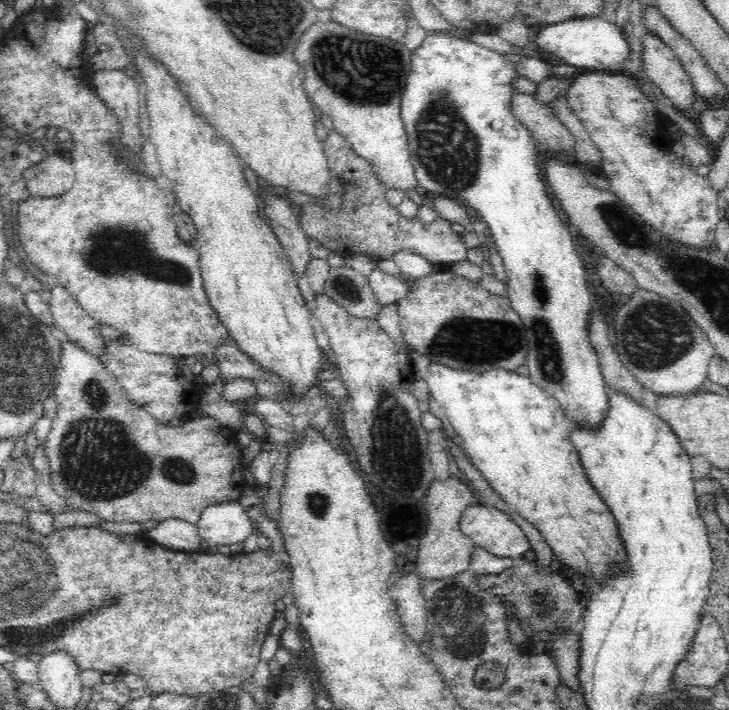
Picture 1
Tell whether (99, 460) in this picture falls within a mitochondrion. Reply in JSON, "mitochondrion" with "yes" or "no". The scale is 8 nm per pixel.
{"mitochondrion":"yes"}

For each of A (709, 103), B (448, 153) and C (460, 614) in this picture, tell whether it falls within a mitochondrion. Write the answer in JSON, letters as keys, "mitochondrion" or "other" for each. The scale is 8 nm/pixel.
{"A":"other","B":"mitochondrion","C":"mitochondrion"}

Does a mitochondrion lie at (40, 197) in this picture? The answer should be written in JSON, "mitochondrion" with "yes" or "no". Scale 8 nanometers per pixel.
{"mitochondrion":"no"}

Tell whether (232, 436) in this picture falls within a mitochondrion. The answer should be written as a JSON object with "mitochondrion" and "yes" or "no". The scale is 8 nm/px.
{"mitochondrion":"no"}

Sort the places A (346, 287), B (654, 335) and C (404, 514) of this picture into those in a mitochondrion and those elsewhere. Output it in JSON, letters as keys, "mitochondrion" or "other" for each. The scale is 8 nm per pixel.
{"A":"mitochondrion","B":"mitochondrion","C":"other"}

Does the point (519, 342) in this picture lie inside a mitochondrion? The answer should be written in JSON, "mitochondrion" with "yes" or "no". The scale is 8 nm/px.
{"mitochondrion":"yes"}

